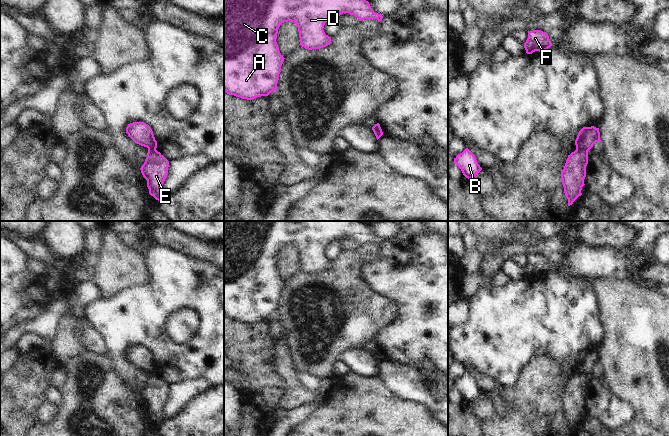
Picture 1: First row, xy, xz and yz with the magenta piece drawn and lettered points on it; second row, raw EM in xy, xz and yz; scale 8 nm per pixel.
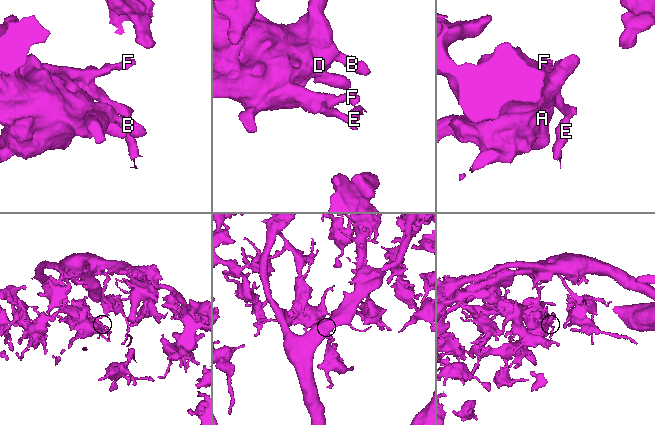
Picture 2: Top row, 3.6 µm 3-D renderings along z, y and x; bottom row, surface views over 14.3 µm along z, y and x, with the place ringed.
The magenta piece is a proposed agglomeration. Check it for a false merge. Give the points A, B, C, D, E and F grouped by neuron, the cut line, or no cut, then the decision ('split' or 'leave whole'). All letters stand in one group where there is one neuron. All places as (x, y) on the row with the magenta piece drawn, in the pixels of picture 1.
A B C D F / E | yz (576, 147), (587, 152) | split

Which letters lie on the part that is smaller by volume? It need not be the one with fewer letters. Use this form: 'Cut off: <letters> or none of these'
Cut off: E

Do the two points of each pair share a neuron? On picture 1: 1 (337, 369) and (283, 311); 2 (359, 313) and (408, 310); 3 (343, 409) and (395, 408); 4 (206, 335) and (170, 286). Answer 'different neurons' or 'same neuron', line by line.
1: different neurons
2: different neurons
3: same neuron
4: same neuron

